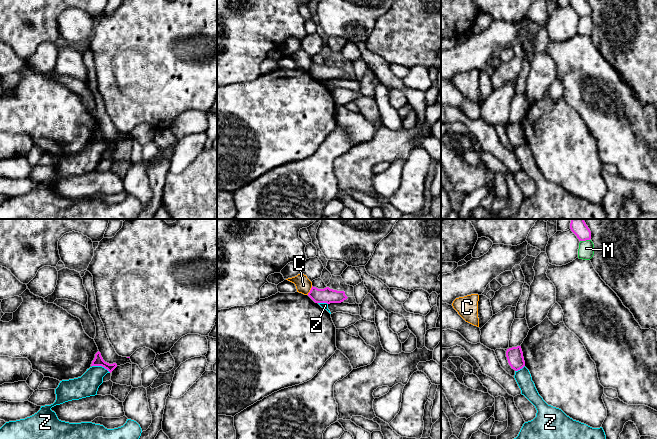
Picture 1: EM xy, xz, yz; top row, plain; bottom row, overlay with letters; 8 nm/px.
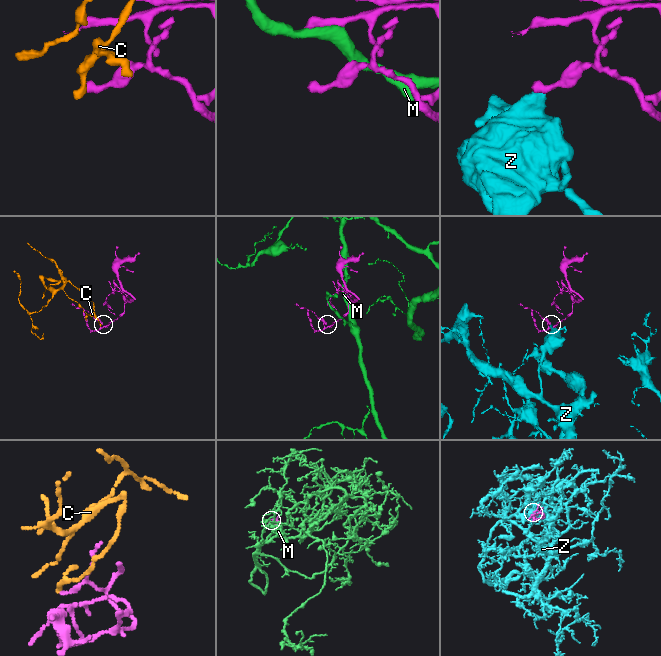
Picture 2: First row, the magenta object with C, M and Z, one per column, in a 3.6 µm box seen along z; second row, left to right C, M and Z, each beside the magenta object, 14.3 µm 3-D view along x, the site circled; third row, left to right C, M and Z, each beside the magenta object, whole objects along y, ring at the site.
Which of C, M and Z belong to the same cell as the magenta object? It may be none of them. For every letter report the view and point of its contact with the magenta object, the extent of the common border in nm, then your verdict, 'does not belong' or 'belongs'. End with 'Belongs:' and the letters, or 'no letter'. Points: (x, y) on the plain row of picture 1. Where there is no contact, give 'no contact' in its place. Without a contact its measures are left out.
C: meets magenta in xz at (310, 66); contact 80 nm long; does not belong
M: meets magenta in yz at (584, 16); contact 80 nm long; does not belong
Z: meets magenta in xy at (101, 141); contact 160 nm long; does not belong
Belongs: no letter

